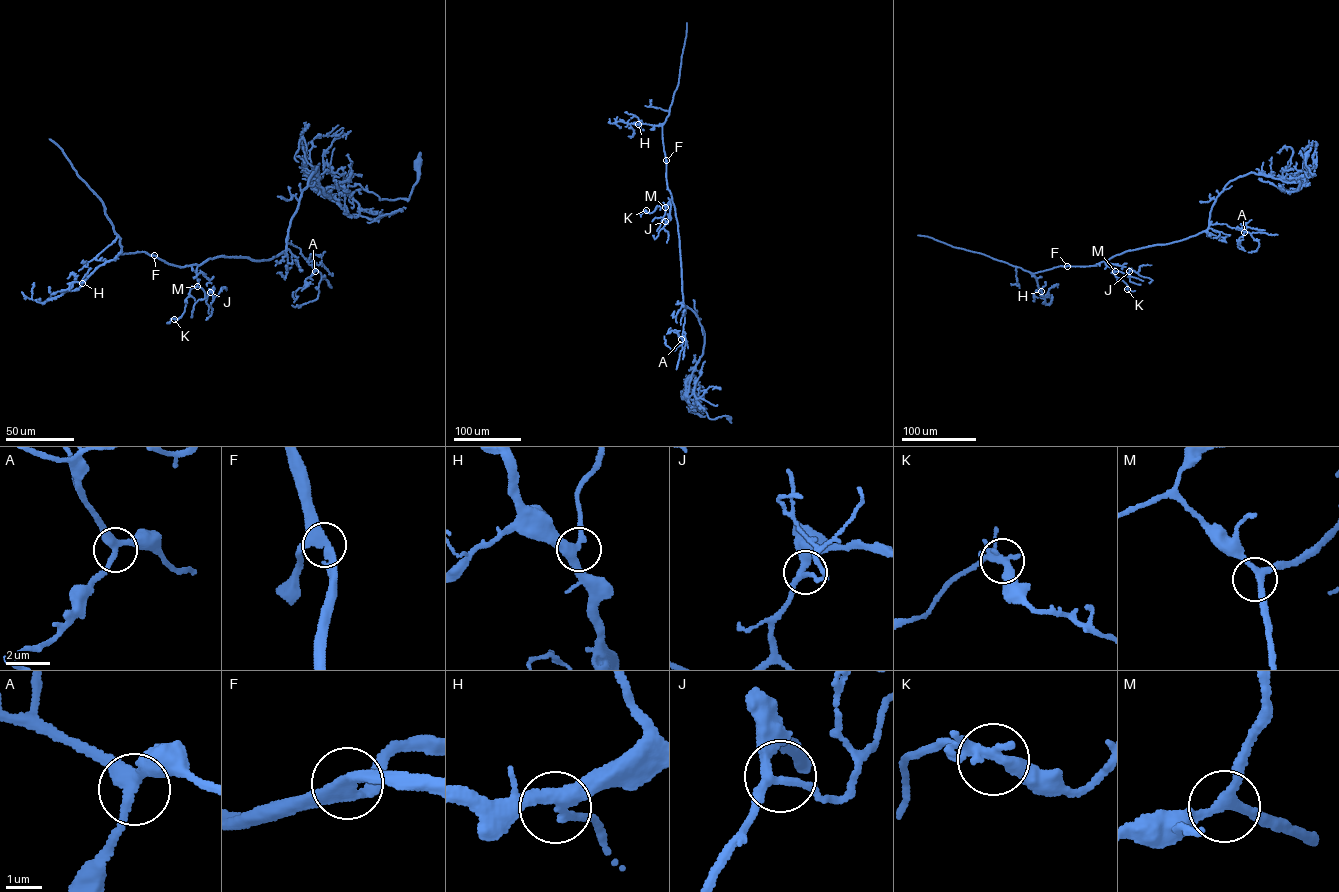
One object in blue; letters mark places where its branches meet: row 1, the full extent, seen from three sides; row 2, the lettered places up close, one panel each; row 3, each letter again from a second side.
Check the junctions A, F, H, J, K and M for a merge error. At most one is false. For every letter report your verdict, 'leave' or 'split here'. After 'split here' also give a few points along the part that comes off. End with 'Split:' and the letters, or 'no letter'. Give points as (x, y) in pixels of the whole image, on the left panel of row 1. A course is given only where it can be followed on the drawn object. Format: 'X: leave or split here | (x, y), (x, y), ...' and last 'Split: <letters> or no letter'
A: leave
F: leave
H: leave
J: leave
K: leave
M: leave
Split: no letter

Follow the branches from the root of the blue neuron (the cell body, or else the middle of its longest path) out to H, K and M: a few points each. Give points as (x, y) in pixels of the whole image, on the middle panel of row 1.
H: (728, 417), (710, 419), (706, 408), (688, 396), (704, 334), (683, 303), (662, 126), (638, 124)
K: (728, 417), (710, 419), (706, 408), (688, 396), (704, 334), (683, 303), (672, 200), (646, 210)
M: (728, 417), (710, 419), (706, 408), (688, 396), (704, 334), (683, 303), (672, 199), (665, 207)

